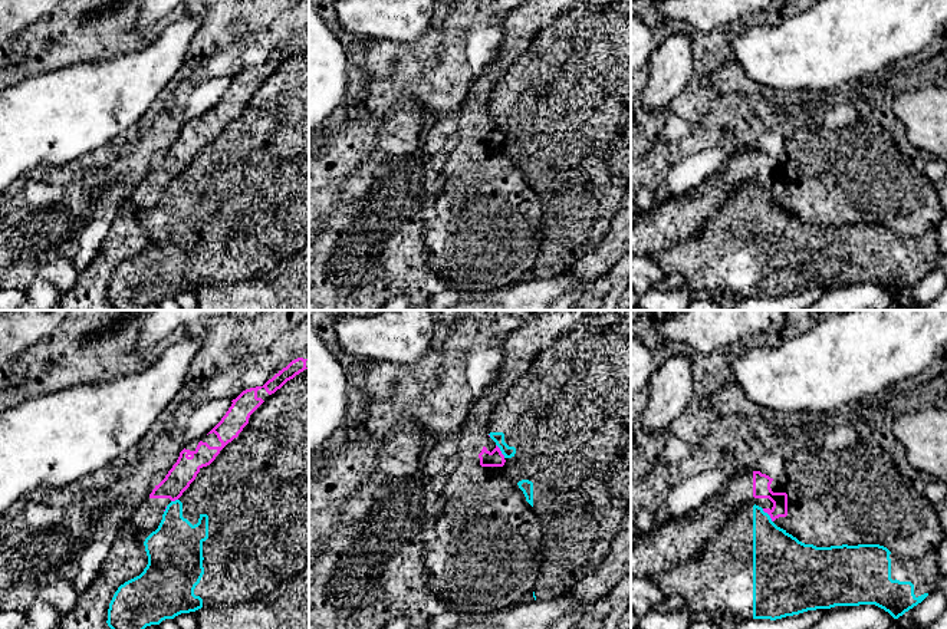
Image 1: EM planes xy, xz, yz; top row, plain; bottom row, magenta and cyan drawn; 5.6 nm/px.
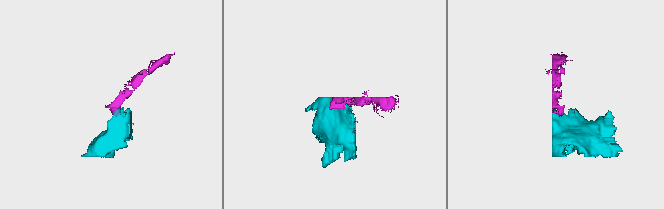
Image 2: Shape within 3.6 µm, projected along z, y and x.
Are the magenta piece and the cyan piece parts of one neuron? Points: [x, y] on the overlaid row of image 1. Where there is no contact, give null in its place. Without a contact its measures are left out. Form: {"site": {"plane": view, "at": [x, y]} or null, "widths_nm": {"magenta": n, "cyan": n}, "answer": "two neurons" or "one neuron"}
{"site": {"plane": "yz", "at": [769, 514]}, "widths_nm": {"magenta": 100, "cyan": 280}, "answer": "two neurons"}

